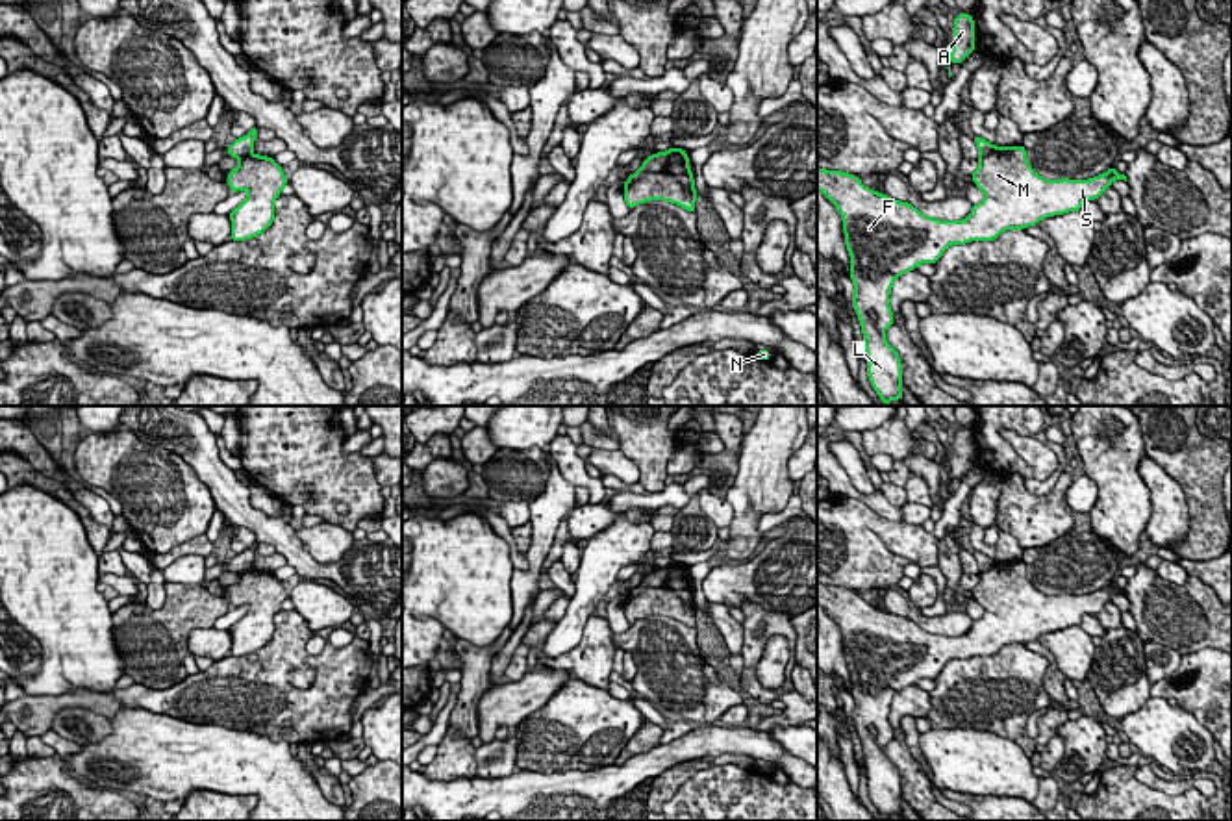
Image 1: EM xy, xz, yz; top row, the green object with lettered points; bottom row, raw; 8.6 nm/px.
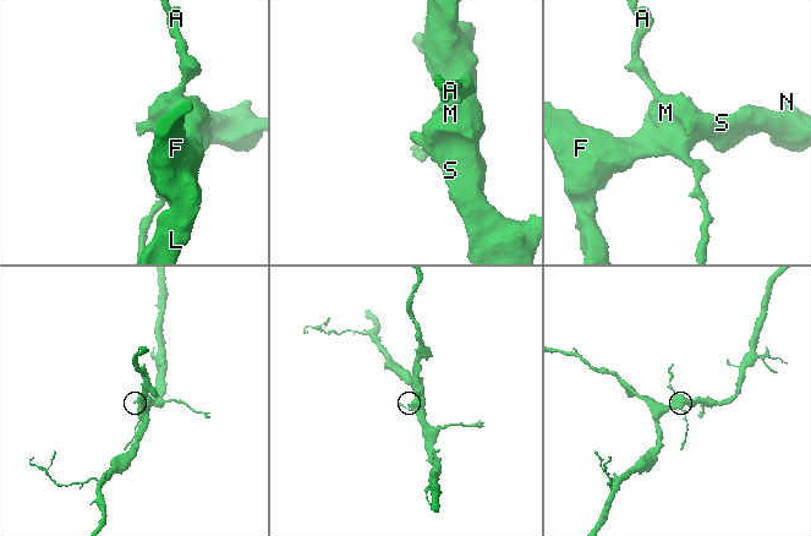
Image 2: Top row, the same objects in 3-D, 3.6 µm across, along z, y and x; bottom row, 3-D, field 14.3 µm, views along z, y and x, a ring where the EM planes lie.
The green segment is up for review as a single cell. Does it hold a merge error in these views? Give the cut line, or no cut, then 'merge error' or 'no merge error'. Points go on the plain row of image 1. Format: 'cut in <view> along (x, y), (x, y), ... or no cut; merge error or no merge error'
cut in yz along (993, 560), (980, 573); merge error

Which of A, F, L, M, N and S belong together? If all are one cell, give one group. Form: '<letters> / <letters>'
A / F L M N S

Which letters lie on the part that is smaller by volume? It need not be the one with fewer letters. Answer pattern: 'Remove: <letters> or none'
Remove: A

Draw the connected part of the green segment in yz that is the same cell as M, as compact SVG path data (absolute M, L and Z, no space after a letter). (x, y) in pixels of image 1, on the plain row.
M993 562L978 575L973 597L984 608L984 615L974 619L963 636L939 636L921 628L908 617L889 613L867 604L854 589L817 584L817 604L836 621L843 634L845 660L850 671L850 695L854 710L850 714L863 749L867 769L867 791L880 812L889 821L891 814L902 815L902 778L899 767L887 758L884 747L895 732L889 723L893 697L913 686L921 678L936 678L950 660L971 656L993 656L1004 645L1023 645L1037 641L1041 634L1080 626L1084 615L1099 613L1113 595L1125 595L1115 582L1087 595L1045 595L1026 576L1026 563Z

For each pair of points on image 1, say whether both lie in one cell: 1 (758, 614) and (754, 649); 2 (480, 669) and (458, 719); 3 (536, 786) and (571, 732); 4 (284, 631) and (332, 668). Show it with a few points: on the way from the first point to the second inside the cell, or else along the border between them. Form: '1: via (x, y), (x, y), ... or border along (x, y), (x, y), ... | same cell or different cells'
1: via (751, 623), (751, 640) | same cell
2: via (475, 682), (465, 707) | same cell
3: border along (523, 768), (538, 771), (588, 770) | different cells
4: via (291, 644), (308, 660), (319, 662) | same cell

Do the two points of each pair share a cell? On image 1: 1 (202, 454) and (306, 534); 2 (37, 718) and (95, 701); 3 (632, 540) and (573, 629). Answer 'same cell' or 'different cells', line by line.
1: different cells
2: same cell
3: same cell

